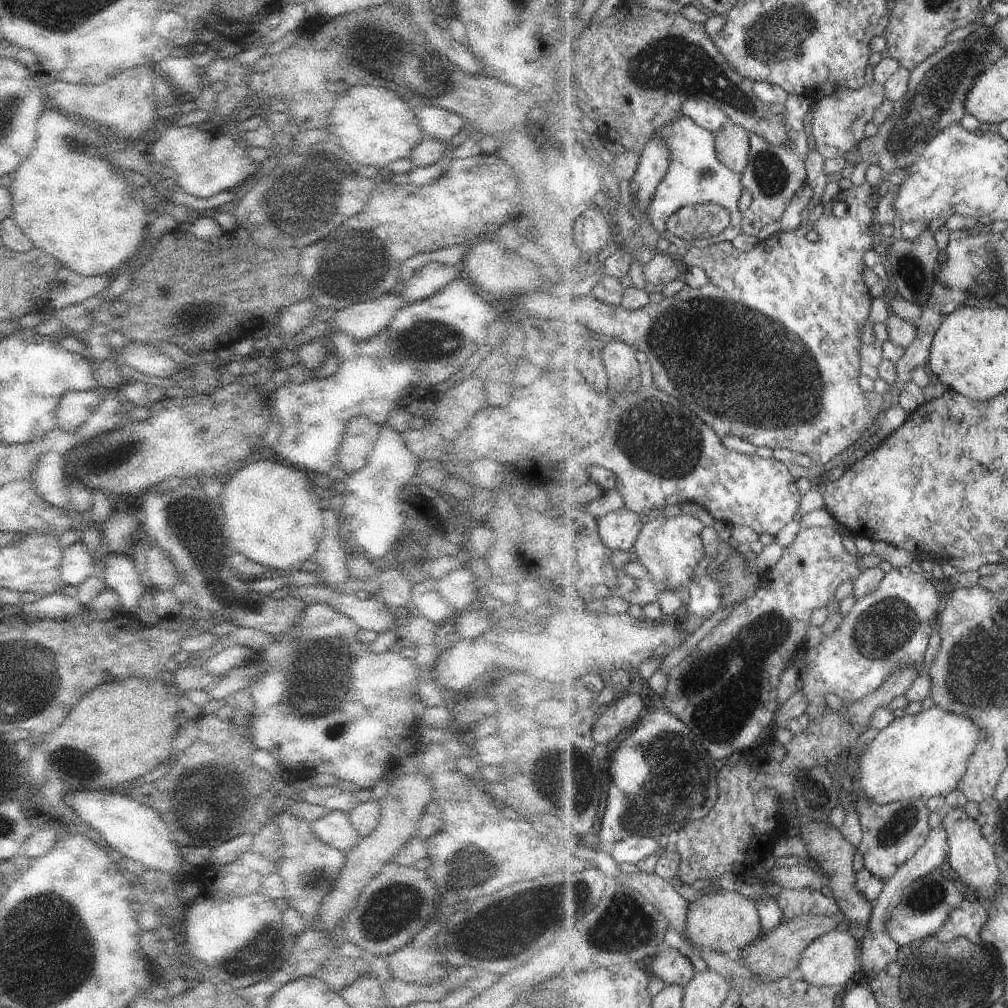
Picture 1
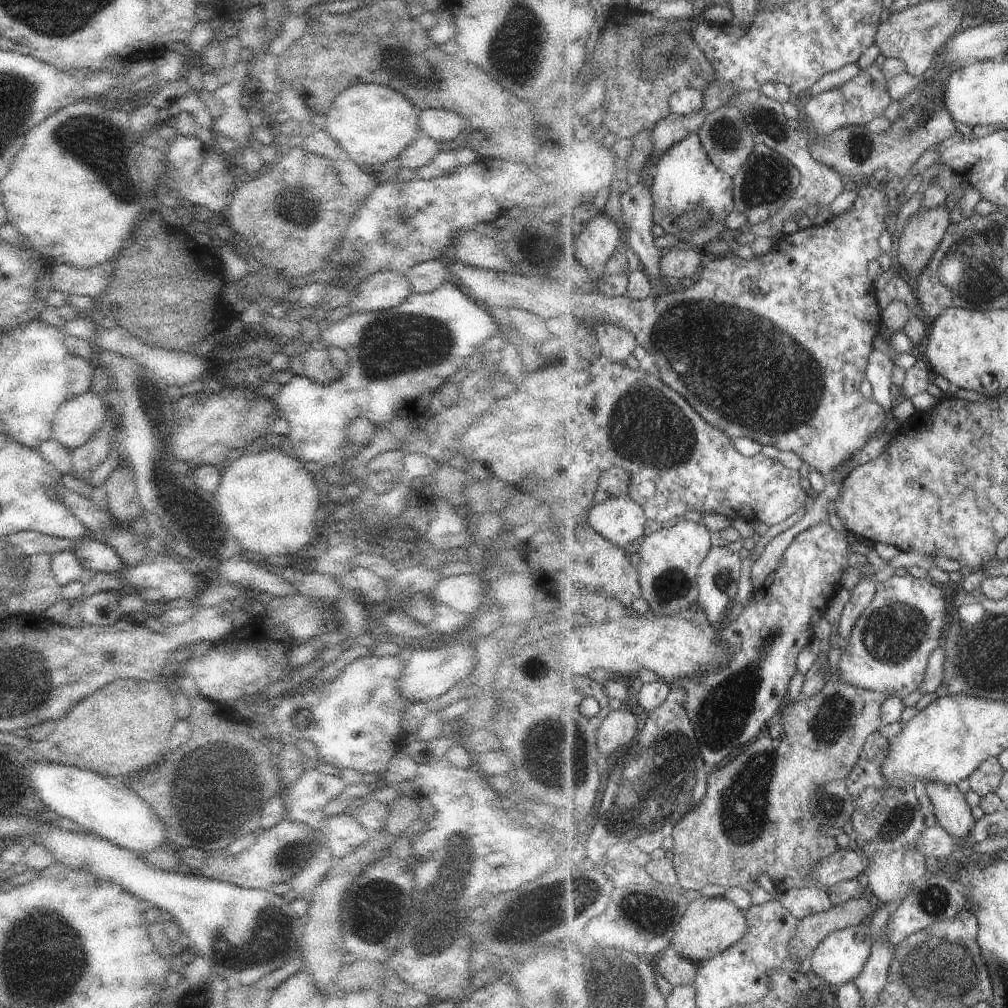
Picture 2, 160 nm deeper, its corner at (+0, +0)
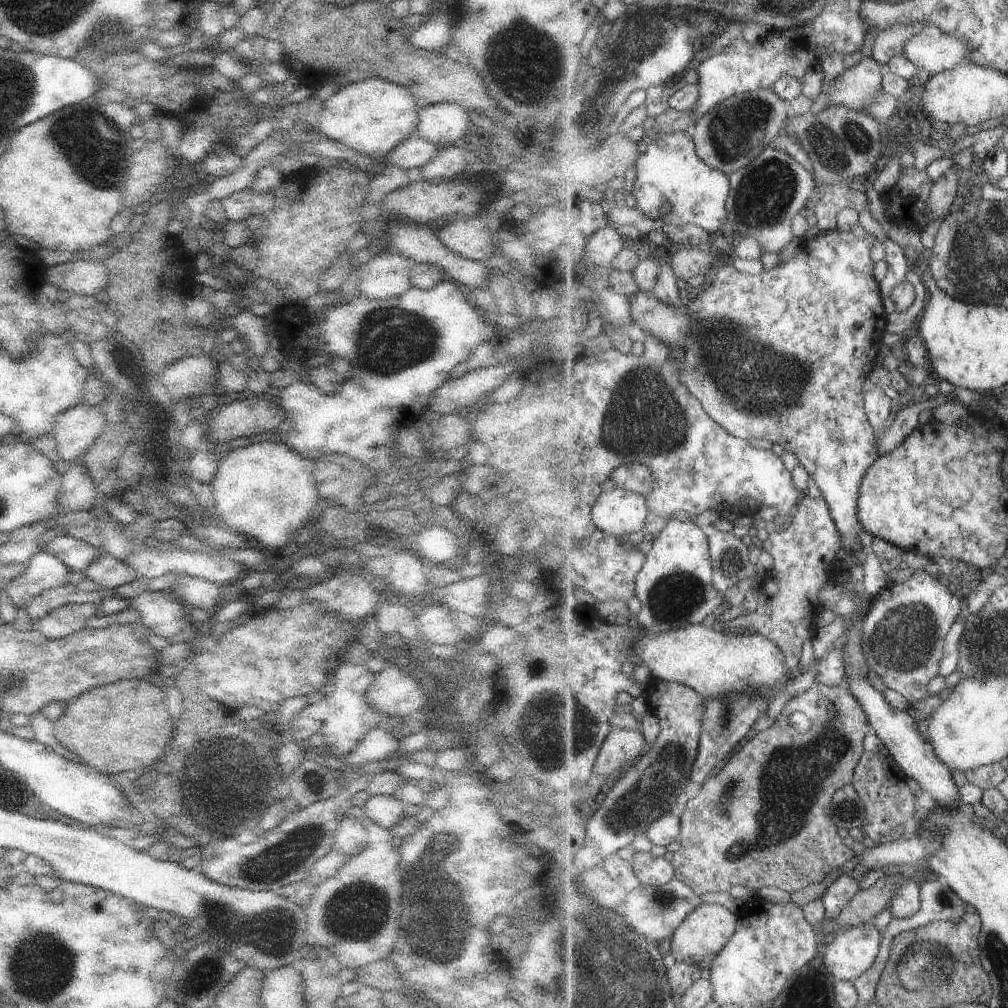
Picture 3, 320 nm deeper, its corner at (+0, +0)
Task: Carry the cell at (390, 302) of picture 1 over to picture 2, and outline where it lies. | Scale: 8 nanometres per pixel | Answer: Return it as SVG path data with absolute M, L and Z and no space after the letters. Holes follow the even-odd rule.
M379 270L357 286L348 310L353 314L381 312L399 306L409 294L412 294L412 291L405 275Z

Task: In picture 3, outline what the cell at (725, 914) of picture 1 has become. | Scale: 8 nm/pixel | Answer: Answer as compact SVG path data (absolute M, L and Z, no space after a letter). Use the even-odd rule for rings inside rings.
M703 903L679 925L670 941L670 953L675 962L668 968L668 979L674 992L682 995L694 982L704 977L716 956L738 930L738 917L727 907Z

